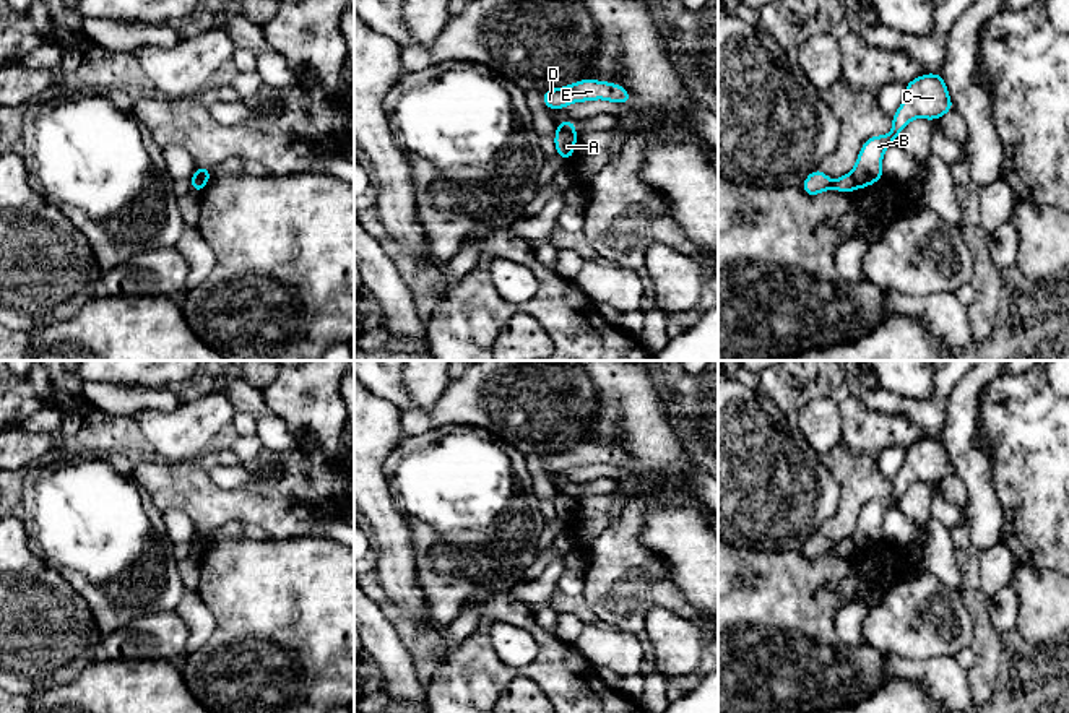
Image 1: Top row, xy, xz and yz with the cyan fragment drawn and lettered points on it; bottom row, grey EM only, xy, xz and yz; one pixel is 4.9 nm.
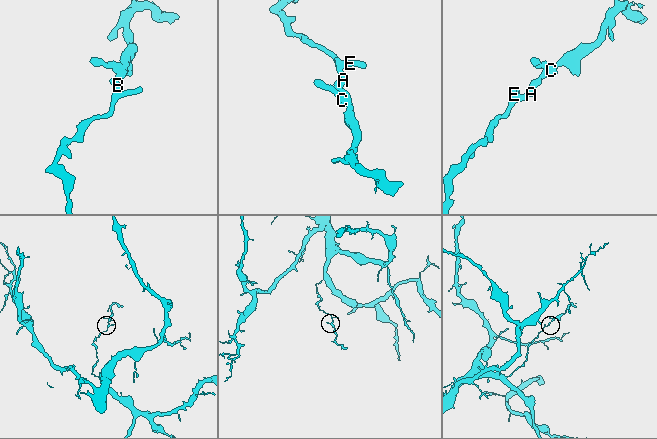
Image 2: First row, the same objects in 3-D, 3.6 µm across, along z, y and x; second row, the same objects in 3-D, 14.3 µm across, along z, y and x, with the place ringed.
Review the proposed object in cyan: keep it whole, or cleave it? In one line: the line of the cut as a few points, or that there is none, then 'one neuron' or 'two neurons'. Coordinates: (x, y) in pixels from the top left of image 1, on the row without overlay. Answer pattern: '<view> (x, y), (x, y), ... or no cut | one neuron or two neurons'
xy (208, 540), (192, 543) | two neurons

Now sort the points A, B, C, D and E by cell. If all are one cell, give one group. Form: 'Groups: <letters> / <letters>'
Groups: A B C / D E

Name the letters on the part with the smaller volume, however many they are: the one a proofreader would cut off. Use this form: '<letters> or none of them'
A, B, C

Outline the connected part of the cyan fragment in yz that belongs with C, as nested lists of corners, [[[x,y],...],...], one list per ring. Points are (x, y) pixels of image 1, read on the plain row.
[[[924,437],[905,448],[905,463],[892,479],[892,495],[868,502],[851,534],[858,552],[866,552],[884,541],[882,520],[889,508],[897,507],[898,499],[910,484],[920,481],[939,484],[954,474],[947,450],[941,437]]]

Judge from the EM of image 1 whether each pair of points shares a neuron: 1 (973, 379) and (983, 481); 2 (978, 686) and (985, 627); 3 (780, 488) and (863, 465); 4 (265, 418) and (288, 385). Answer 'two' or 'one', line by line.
1: one
2: one
3: two
4: two

